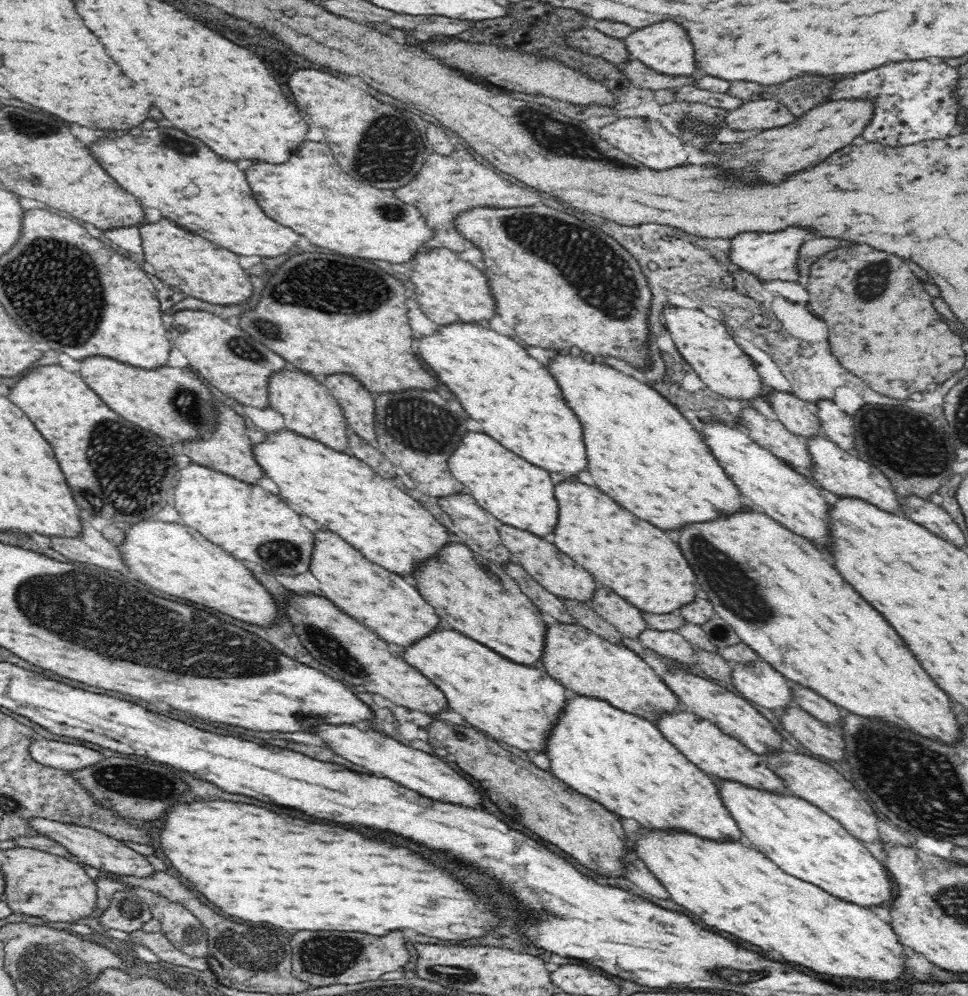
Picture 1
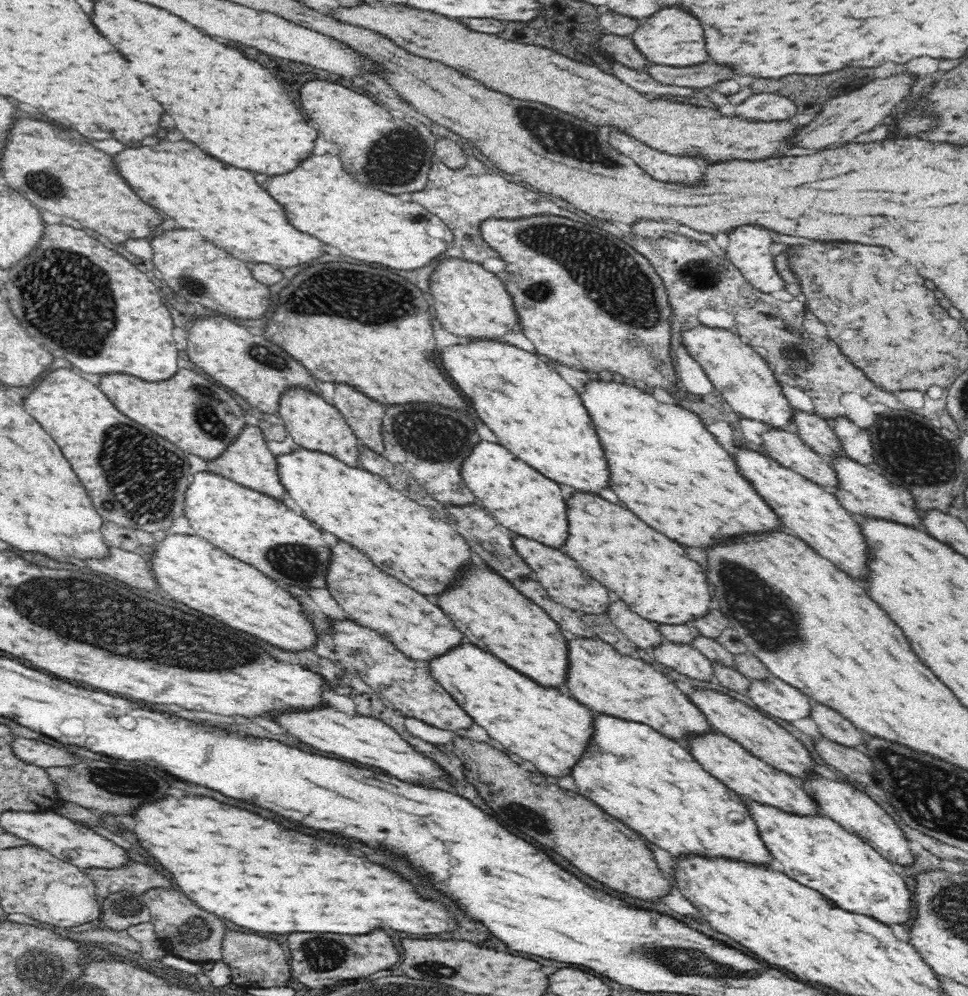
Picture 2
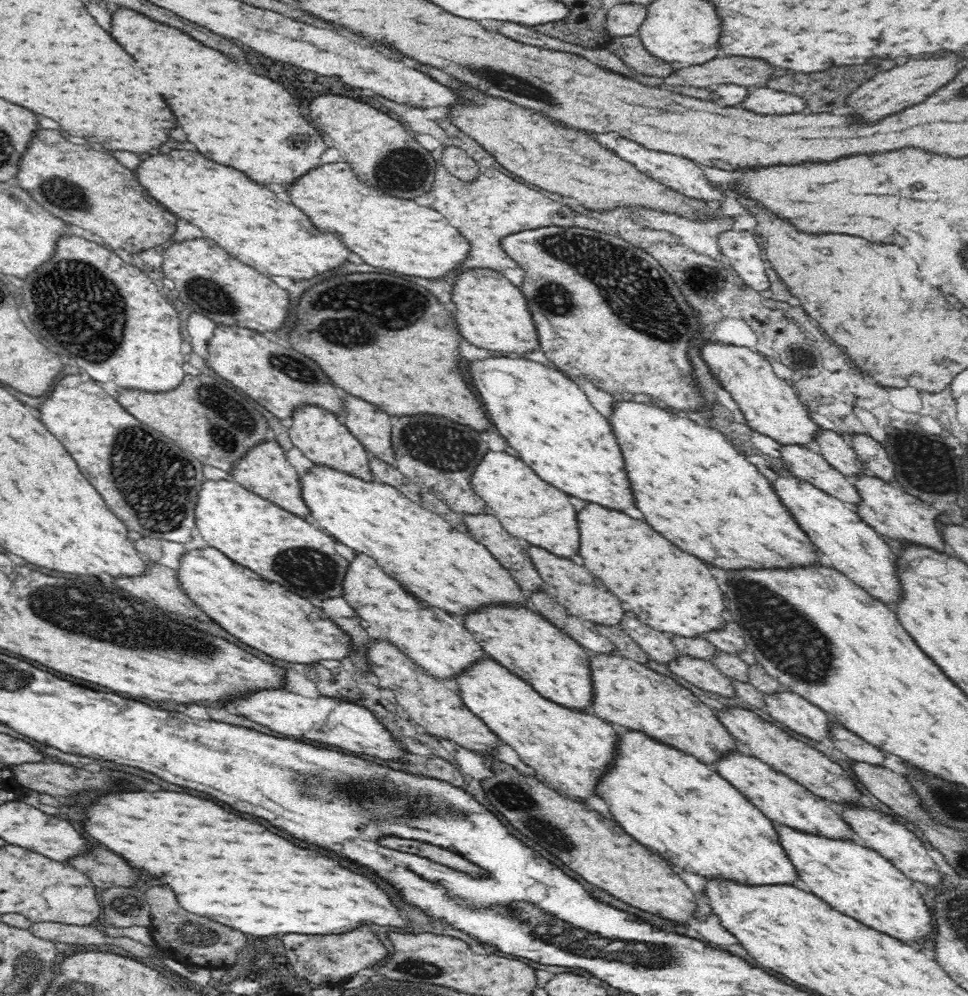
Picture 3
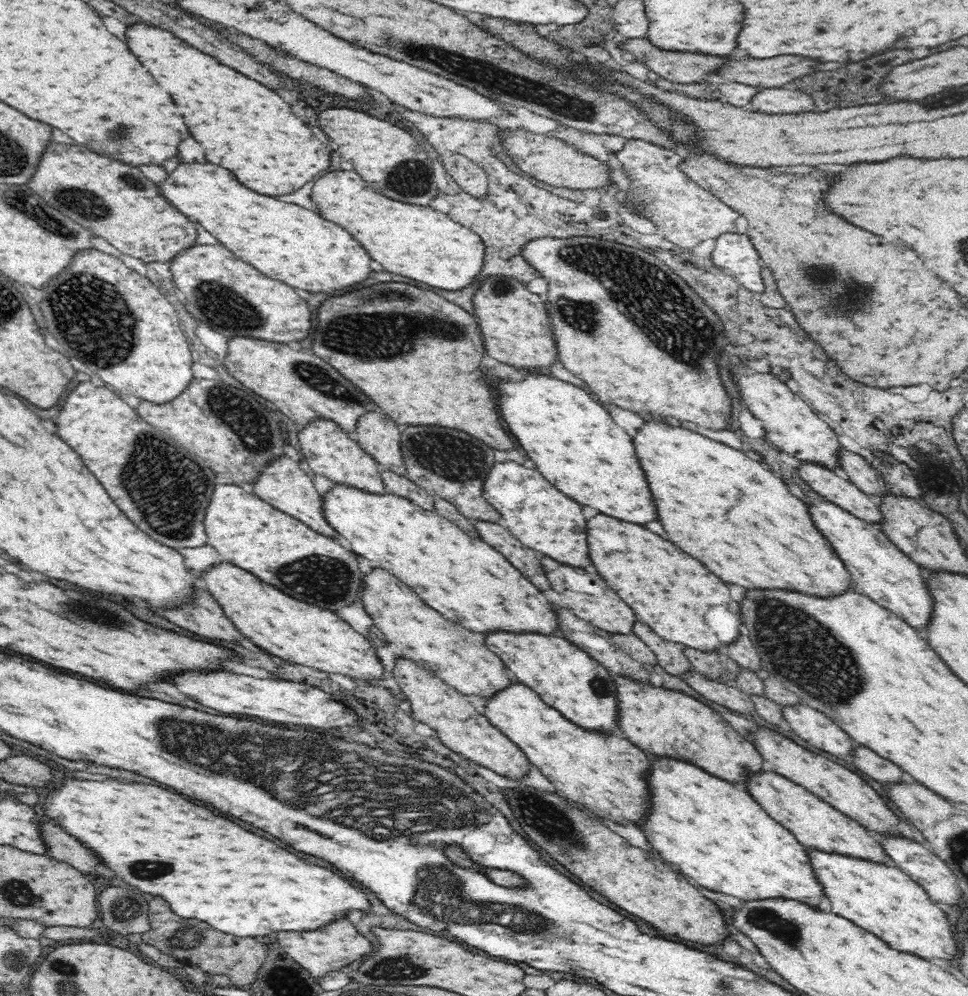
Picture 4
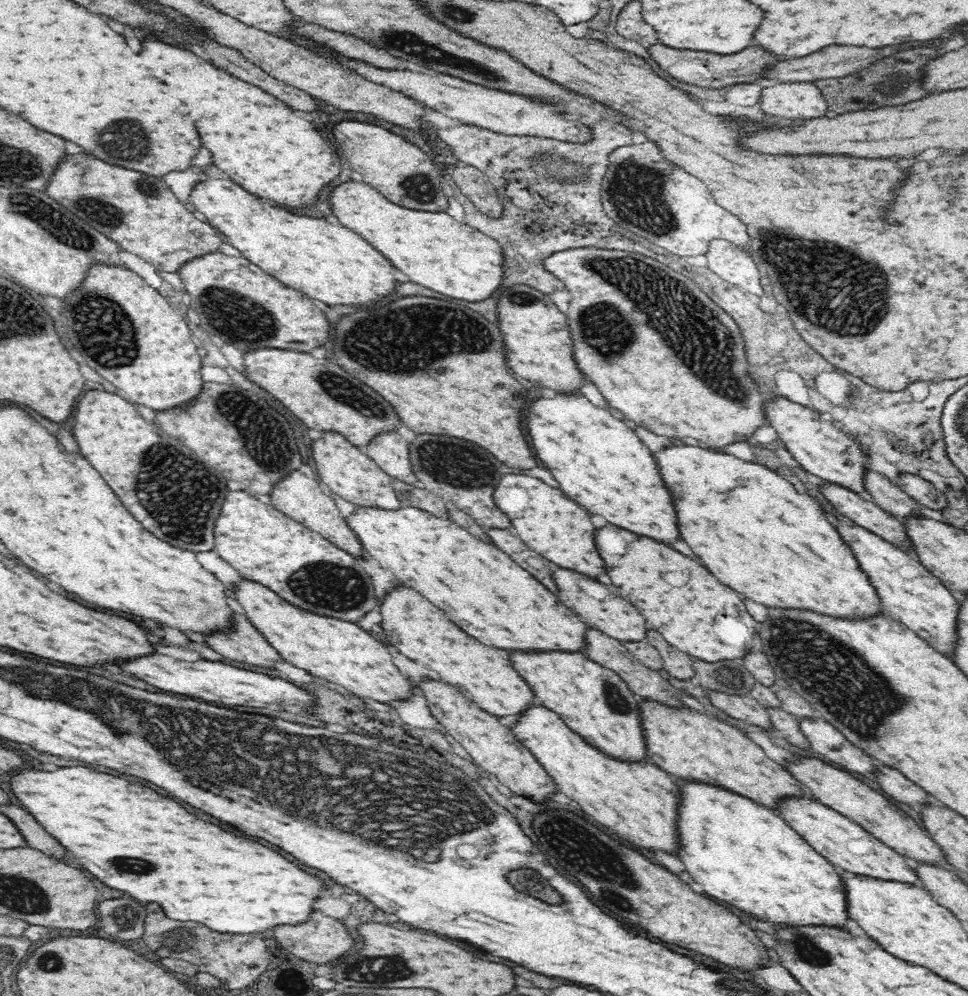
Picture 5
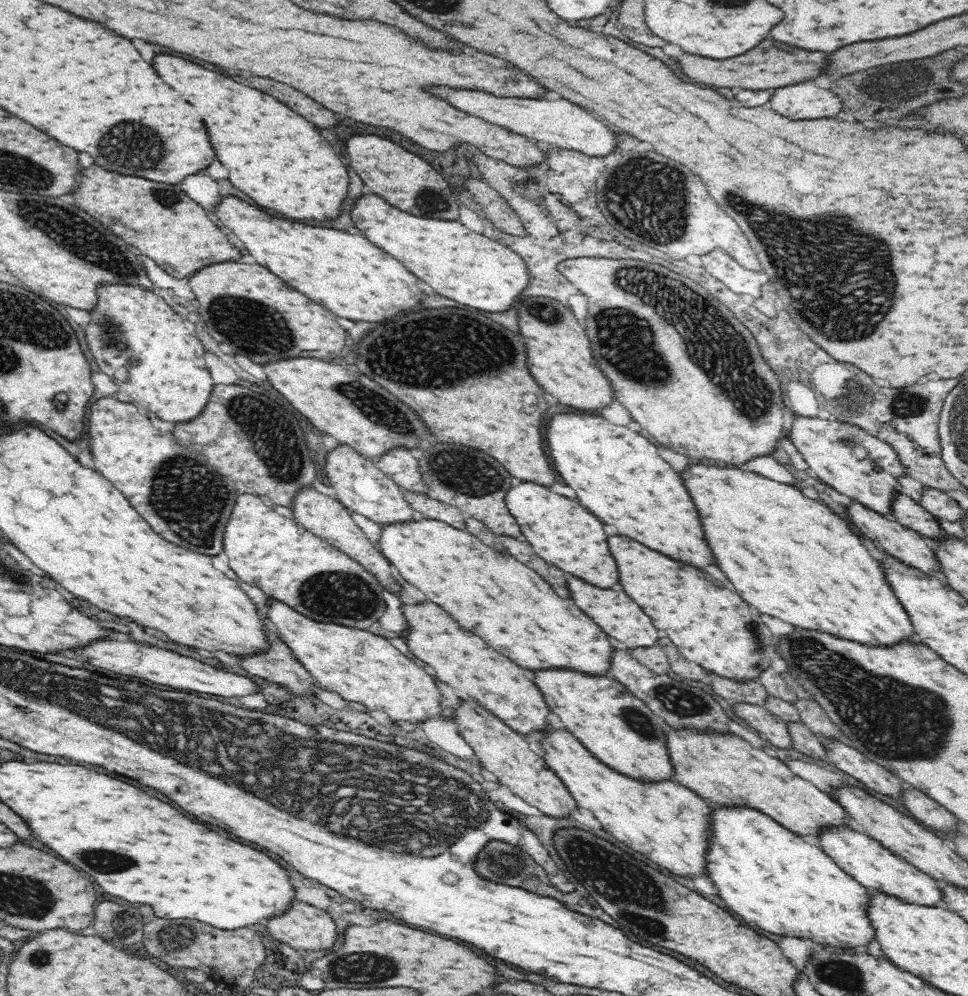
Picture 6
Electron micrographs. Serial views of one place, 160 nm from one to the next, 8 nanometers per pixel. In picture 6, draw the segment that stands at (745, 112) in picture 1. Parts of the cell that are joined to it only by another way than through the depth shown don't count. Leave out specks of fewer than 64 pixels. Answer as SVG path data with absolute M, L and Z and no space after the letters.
M800 82L776 90L770 98L772 110L786 118L830 118L842 112L842 99L831 88L819 88L814 82Z

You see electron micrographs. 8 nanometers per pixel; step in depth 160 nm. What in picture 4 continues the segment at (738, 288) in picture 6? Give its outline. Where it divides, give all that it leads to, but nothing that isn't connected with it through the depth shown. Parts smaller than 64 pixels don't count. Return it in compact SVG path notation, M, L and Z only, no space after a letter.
M726 233L719 236L710 259L716 269L730 274L750 292L761 294L765 290L762 261L747 234Z

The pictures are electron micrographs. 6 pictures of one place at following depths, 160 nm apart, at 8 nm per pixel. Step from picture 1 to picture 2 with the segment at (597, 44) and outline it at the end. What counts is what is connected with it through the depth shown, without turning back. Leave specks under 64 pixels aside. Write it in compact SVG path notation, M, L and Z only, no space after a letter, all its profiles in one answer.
M605 33L598 43L601 48L610 53L614 61L618 61L637 71L646 69L651 62L638 50L630 36L618 36Z

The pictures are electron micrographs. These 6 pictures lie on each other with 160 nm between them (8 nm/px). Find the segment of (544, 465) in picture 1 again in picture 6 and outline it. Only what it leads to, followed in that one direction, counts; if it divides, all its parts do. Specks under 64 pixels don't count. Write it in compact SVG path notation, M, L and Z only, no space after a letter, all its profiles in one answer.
M564 414L556 416L550 424L548 424L548 450L551 452L549 456L552 456L552 464L557 470L562 482L573 488L576 493L576 500L582 503L588 510L594 513L604 524L610 524L618 530L618 534L622 536L628 536L676 562L682 562L682 564L688 564L692 568L698 568L698 570L706 570L708 566L716 566L716 556L712 552L712 548L708 546L706 542L706 532L704 532L704 526L702 526L702 518L700 518L700 512L696 510L694 502L692 502L692 496L688 492L688 488L684 486L684 480L680 478L677 472L666 462L656 448L656 443L649 438L645 433L635 433L628 427L623 425L616 425L610 423L607 419L598 415L574 415Z

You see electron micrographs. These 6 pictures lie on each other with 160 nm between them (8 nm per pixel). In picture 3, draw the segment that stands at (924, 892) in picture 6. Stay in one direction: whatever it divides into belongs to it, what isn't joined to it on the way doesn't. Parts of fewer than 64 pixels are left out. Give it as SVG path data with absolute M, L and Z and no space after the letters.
M736 752L716 762L715 770L731 782L744 796L755 804L768 818L782 828L797 830L802 834L829 838L832 841L859 842L852 825L839 814L837 807L816 796L789 776L774 770L769 764L752 756Z

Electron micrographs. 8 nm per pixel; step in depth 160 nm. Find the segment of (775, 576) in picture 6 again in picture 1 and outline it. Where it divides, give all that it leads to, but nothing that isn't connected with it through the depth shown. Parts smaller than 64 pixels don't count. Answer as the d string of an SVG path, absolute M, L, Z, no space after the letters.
M558 354L548 370L558 379L568 405L576 410L586 430L586 446L590 456L588 472L598 489L622 504L626 510L634 512L652 526L670 532L680 532L690 524L754 510L754 504L746 502L746 497L728 477L703 434L680 414L670 400L649 384L641 383L598 359L586 359L582 355Z

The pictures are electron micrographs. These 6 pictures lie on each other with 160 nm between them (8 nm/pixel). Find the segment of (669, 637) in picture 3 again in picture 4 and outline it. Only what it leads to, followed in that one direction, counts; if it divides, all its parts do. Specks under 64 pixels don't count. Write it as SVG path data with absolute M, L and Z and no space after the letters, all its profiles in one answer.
M637 622L634 626L633 632L654 651L657 664L666 673L672 676L684 677L692 670L691 662L684 654L685 647L682 644L662 639L650 626L640 622Z

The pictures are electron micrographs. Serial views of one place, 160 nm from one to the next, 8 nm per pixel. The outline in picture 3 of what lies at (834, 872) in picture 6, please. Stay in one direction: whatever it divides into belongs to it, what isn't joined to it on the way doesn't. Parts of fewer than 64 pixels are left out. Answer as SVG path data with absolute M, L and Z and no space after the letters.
M620 730L620 750L619 757L610 772L599 784L599 796L606 802L614 820L622 828L633 836L638 842L647 846L649 849L659 852L661 857L668 862L672 862L688 874L699 874L707 880L733 882L739 886L746 887L770 887L770 886L792 886L803 887L800 882L800 875L792 859L788 857L787 850L784 849L783 841L780 838L779 830L774 826L771 818L768 818L755 804L752 804L728 779L720 775L711 765L700 762L697 758L684 754L674 748L653 741L648 735L638 733L629 733L626 730Z

